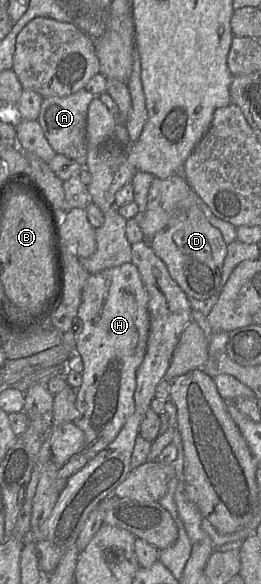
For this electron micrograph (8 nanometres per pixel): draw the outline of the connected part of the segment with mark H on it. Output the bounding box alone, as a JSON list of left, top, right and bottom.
[73,262,150,458]

